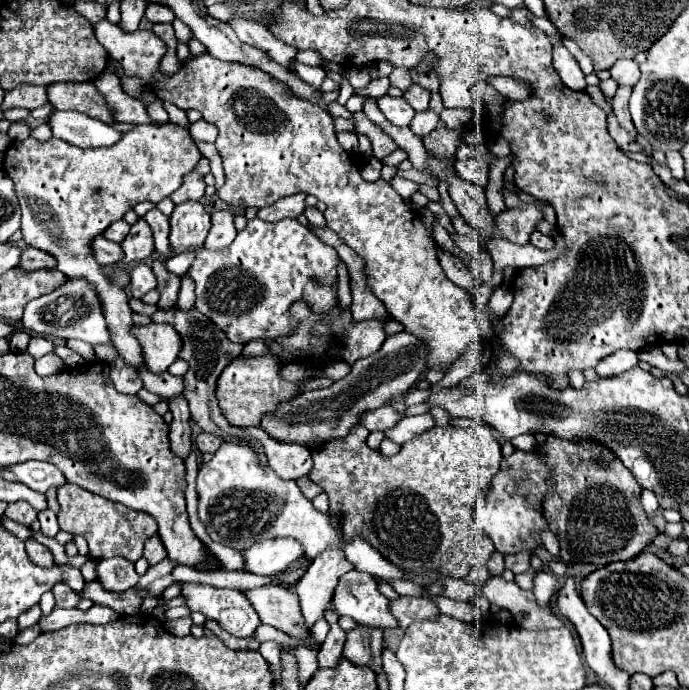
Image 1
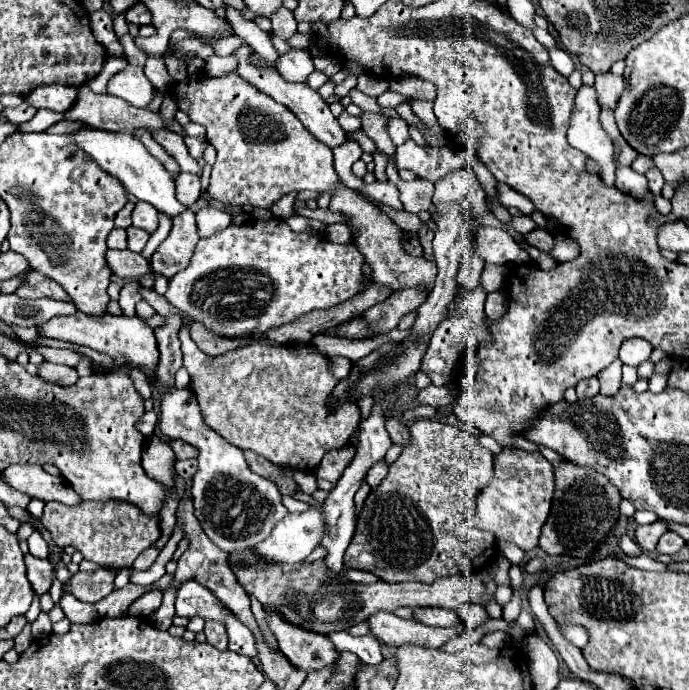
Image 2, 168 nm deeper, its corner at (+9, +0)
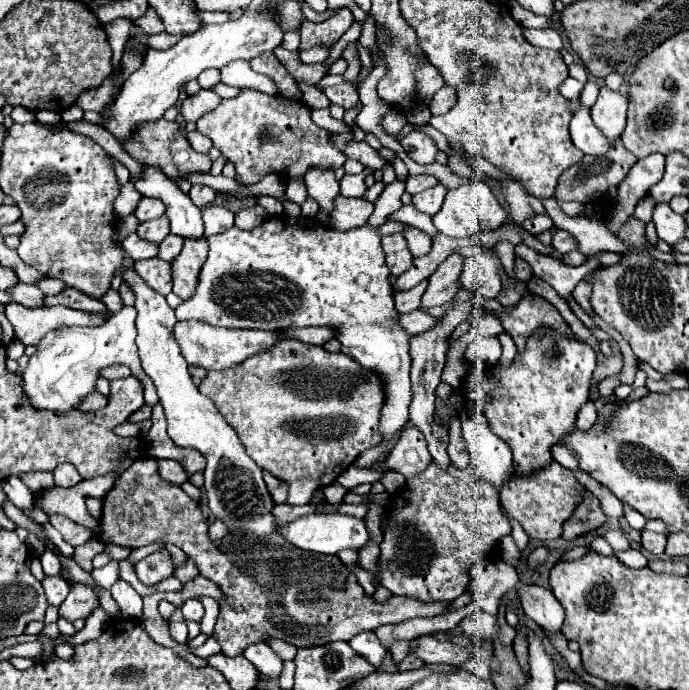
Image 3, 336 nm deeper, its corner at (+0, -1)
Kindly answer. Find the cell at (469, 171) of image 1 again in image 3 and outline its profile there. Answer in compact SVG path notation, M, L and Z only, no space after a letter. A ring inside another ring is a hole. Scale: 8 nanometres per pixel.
M473 181L469 185L461 185L459 189L447 191L445 195L445 203L441 207L441 211L437 211L433 215L433 225L449 237L471 237L473 233L481 231L481 229L497 229L499 225L503 225L507 221L507 213L505 209L499 205L497 197L491 193L491 189L483 183L483 181Z

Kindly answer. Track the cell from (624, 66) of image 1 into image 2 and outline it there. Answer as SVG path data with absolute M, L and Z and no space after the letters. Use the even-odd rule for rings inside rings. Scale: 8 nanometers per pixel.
M602 72L602 74L596 76L594 88L598 88L600 106L614 108L620 94L624 92L624 76L616 76L612 72Z

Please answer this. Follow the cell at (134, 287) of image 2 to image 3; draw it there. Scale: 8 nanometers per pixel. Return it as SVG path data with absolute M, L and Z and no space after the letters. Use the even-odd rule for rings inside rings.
M123 307L113 313L103 325L99 327L61 327L47 333L39 343L35 355L29 359L27 367L21 373L23 391L31 401L33 409L39 411L53 411L57 415L69 415L77 409L87 395L95 391L95 381L101 377L105 367L123 363L129 365L133 375L141 379L145 387L145 405L155 407L159 397L151 379L141 371L137 345L135 345L135 309Z

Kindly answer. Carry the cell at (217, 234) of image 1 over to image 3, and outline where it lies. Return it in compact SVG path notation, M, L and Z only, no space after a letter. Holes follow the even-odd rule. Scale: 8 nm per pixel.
M209 205L203 209L203 223L205 223L205 237L223 233L225 229L233 227L233 213L221 205Z

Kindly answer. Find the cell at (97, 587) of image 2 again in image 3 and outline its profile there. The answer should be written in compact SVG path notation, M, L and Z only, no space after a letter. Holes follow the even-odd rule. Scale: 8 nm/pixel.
M83 583L71 585L71 591L67 595L67 599L63 601L63 605L59 607L59 617L67 619L67 621L77 621L77 619L87 619L89 613L99 605L97 595L93 589L85 587Z

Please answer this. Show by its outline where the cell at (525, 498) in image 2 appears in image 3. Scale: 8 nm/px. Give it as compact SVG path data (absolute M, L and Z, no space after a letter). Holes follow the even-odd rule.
M551 463L549 467L529 475L529 477L515 477L511 475L507 485L501 489L501 507L515 517L525 533L531 539L549 541L561 537L563 523L573 515L575 507L581 503L581 493L587 487L581 485L573 471L563 469L559 463Z

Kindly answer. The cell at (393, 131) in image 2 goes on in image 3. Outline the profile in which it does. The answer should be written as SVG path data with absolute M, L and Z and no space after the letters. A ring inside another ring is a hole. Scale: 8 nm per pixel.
M413 131L409 133L403 141L401 141L401 147L405 149L405 153L419 165L431 165L435 163L435 155L437 155L437 145L435 141L421 133L421 131Z

